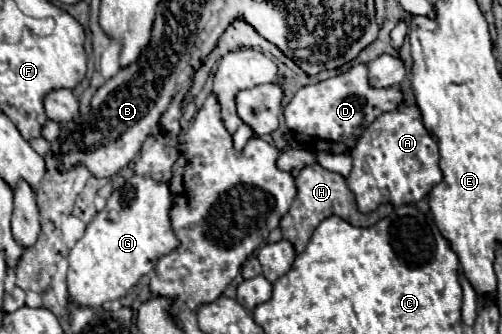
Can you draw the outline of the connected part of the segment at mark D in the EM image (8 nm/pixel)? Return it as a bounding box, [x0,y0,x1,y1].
[285,64,405,154]

